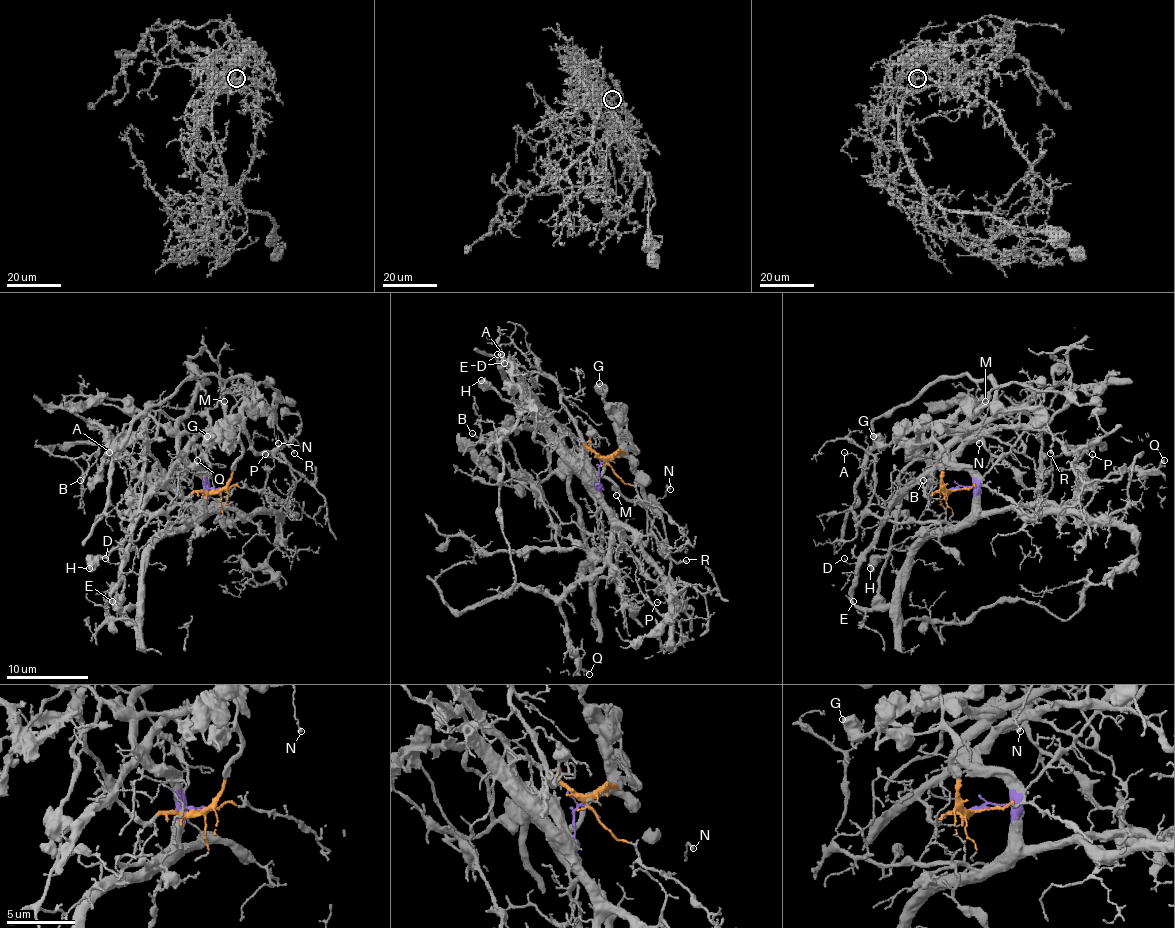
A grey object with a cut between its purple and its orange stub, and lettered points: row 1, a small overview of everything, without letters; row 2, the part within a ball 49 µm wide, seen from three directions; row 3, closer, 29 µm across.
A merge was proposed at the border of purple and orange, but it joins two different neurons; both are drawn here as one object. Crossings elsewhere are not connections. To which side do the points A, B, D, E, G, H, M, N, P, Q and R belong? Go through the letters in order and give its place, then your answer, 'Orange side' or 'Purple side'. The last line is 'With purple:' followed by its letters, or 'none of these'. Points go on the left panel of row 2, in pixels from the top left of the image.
A: Place: (109, 452). Orange side
B: Place: (80, 480). Purple side
D: Place: (105, 558). Orange side
E: Place: (112, 601). Orange side
G: Place: (207, 436). Orange side
H: Place: (89, 568). Orange side
M: Place: (224, 401). Orange side
N: Place: (278, 443). Orange side
P: Place: (265, 454). Purple side
Q: Place: (197, 460). Purple side
R: Place: (294, 453). Orange side
With purple: B, P, Q

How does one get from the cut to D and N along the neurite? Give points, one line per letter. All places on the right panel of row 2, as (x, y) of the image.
D: (955, 488), (928, 497), (913, 484), (893, 505), (878, 540), (858, 563), (843, 558)
N: (955, 488), (948, 491), (942, 480), (940, 443), (934, 433), (961, 410), (981, 408), (985, 398), (979, 443)

